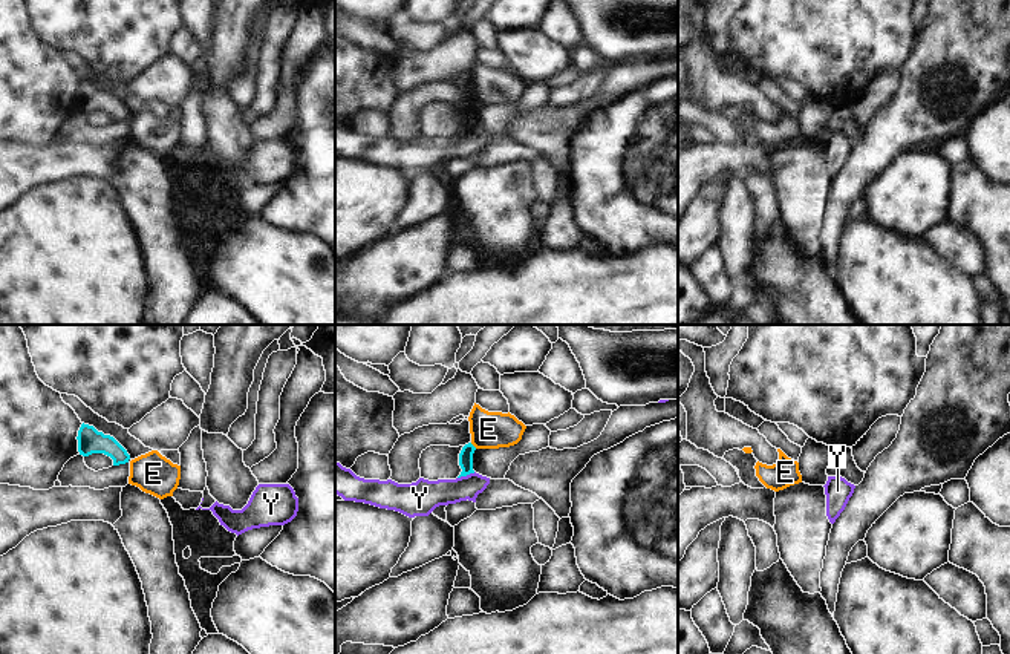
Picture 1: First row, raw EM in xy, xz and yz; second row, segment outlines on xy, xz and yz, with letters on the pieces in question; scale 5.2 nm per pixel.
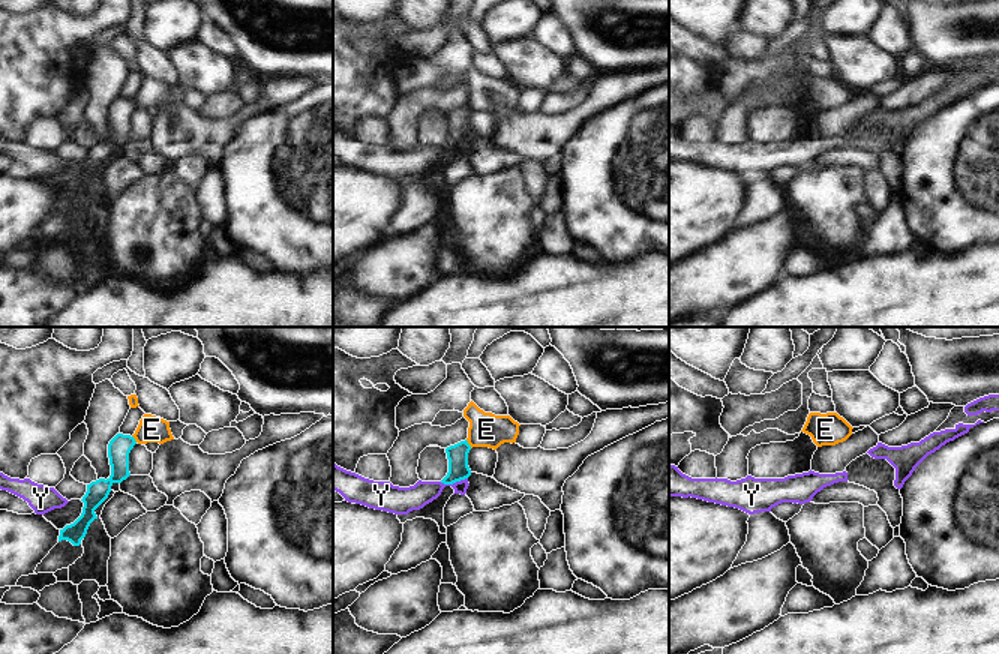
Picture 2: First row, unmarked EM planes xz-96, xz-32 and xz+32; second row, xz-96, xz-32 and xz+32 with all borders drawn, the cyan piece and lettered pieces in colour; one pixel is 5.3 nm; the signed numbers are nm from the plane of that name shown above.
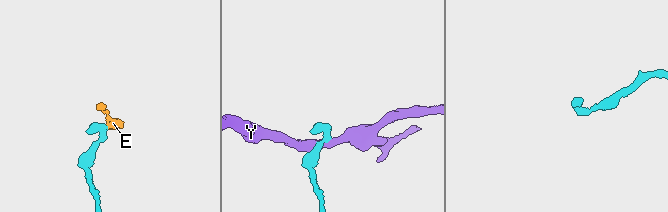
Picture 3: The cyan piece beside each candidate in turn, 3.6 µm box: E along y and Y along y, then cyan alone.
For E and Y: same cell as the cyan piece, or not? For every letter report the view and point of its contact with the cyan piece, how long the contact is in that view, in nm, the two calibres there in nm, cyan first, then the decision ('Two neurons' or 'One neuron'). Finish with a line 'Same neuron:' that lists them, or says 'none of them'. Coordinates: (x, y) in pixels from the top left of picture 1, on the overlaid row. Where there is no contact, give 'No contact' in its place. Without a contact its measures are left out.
E: Touches cyan at xz (472, 444). Shared border 50 nm. Thickness 80 nm (cyan) against 190 nm. Two neurons
Y: Touches cyan at xz (465, 475). Shared border 100 nm. Thickness 80 nm (cyan) against 170 nm. Two neurons
Same neuron: none of them

